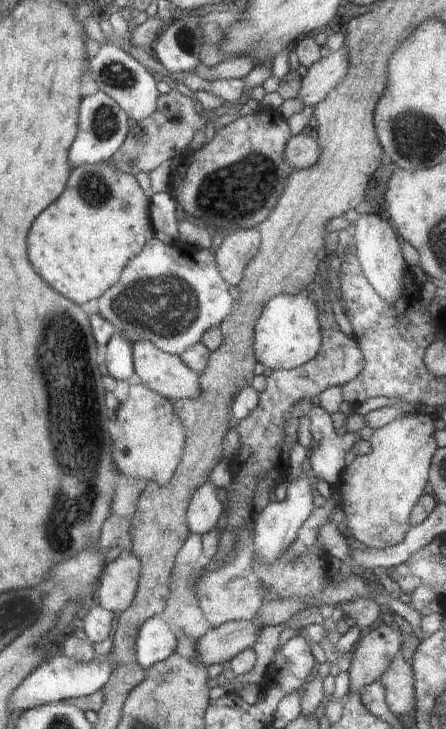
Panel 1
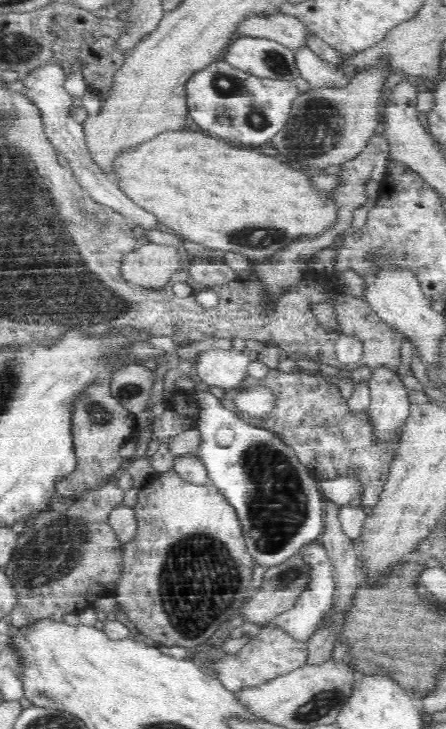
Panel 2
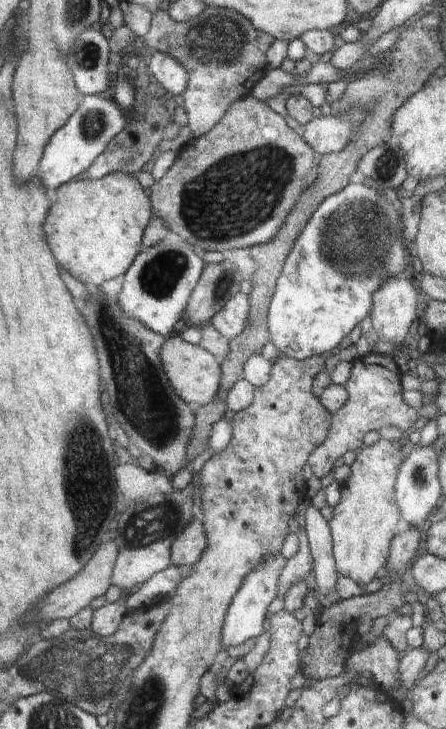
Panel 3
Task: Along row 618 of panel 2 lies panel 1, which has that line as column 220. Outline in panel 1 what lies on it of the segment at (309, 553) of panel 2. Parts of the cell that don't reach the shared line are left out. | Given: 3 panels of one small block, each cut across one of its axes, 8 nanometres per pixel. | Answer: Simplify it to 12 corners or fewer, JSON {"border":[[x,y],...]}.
{"border":[[154,238],[98,314],[179,356],[230,314],[213,249]]}

